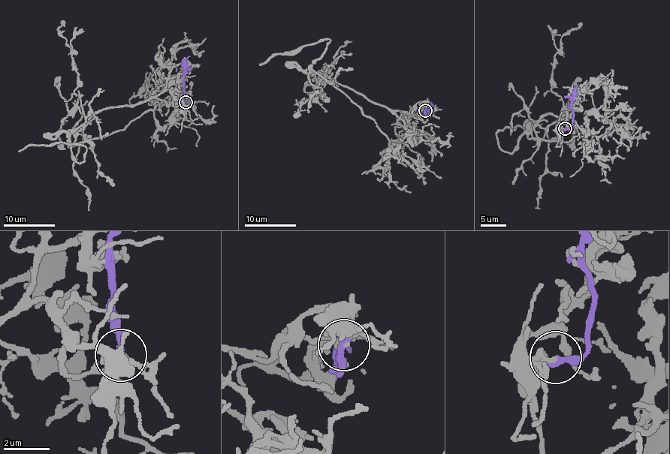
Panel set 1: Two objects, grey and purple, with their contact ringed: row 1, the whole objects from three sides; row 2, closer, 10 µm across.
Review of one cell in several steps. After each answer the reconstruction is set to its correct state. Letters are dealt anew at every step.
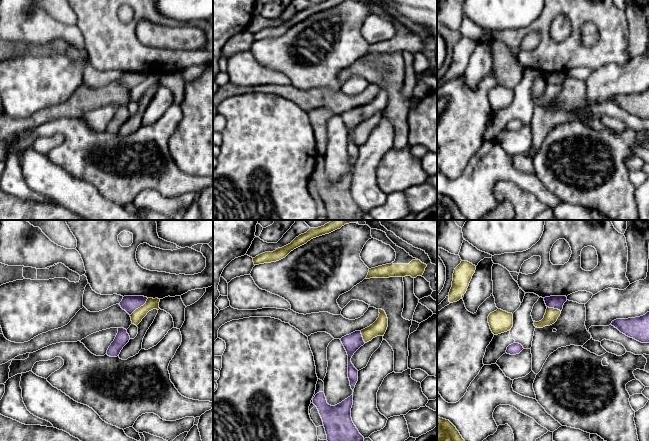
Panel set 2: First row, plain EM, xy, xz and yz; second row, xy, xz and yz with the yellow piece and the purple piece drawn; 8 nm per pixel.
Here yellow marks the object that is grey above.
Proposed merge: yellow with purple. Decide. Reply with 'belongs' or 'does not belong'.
does not belong

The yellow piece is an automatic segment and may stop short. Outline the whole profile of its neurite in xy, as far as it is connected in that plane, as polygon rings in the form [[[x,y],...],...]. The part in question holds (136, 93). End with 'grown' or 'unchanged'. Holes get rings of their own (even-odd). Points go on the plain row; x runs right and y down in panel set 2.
[[[148,74],[146,79],[141,82],[140,84],[136,85],[131,91],[131,97],[132,97],[132,100],[134,101],[138,101],[142,95],[147,91],[147,89],[153,85],[157,85],[159,86],[159,78],[160,78],[160,75],[158,74]]]; unchanged

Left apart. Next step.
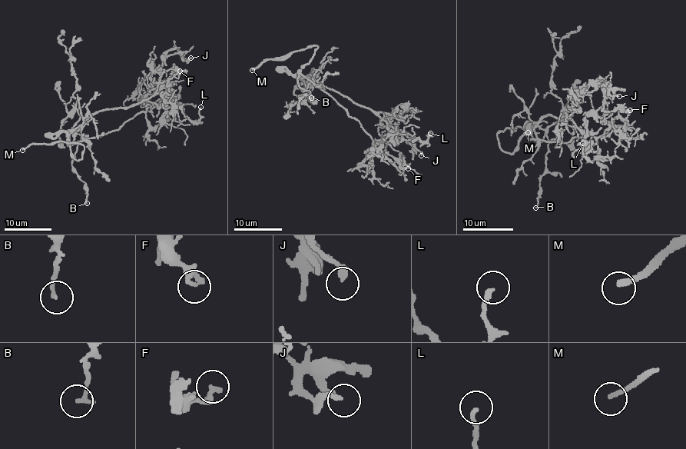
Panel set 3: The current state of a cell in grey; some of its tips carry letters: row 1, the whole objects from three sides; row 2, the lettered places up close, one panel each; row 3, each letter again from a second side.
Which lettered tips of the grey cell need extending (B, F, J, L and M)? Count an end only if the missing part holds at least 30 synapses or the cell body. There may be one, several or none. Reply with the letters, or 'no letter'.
M

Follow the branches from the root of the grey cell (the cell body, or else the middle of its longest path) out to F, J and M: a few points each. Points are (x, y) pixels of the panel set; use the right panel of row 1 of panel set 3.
F: (536, 128), (538, 138), (550, 142), (599, 137), (608, 128), (604, 111), (630, 110)
J: (536, 128), (536, 124), (548, 114), (561, 121), (568, 119), (575, 100), (599, 83), (612, 96), (619, 96)
M: (536, 128), (536, 123), (509, 154), (500, 147), (496, 135), (506, 128), (512, 129), (518, 126), (528, 132)

